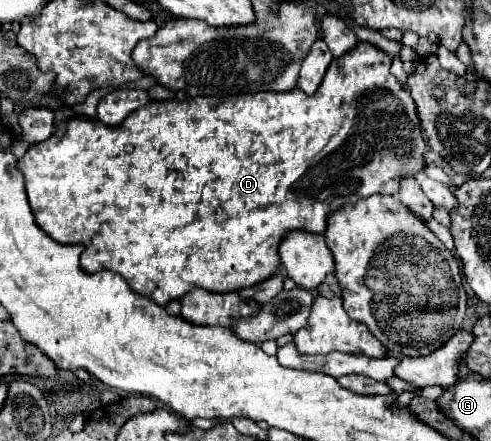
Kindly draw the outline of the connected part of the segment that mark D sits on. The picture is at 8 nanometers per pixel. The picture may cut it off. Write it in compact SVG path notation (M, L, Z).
M358 42L344 56L332 60L314 96L294 88L288 92L258 92L226 98L196 96L184 102L148 102L142 106L142 110L134 110L134 114L130 114L130 118L118 126L106 126L96 118L70 118L68 122L58 124L56 132L46 142L32 144L28 152L18 160L18 170L24 174L26 194L36 224L60 244L82 244L84 252L80 256L80 268L84 268L84 272L118 272L134 288L134 292L150 298L158 306L166 306L170 300L180 300L182 294L194 288L208 292L238 292L242 288L250 288L276 274L280 264L278 246L286 232L306 230L322 234L326 230L326 218L332 210L354 204L372 194L394 194L398 192L402 178L410 178L422 172L422 154L428 150L428 144L422 138L414 100L410 92L390 74L390 64L392 58L386 52L370 42Z

